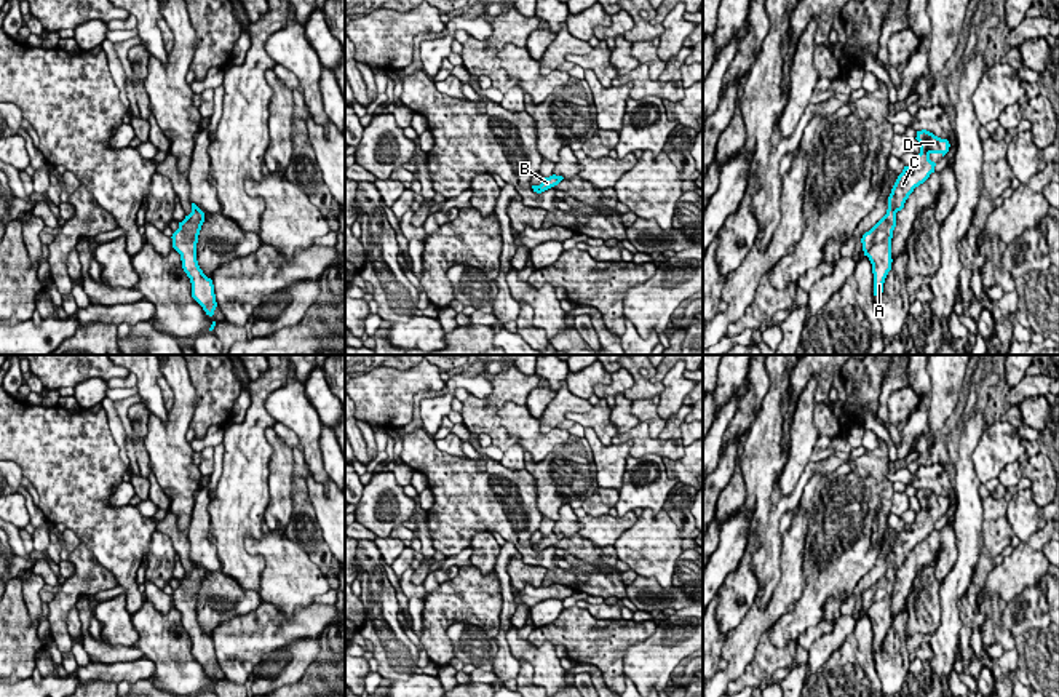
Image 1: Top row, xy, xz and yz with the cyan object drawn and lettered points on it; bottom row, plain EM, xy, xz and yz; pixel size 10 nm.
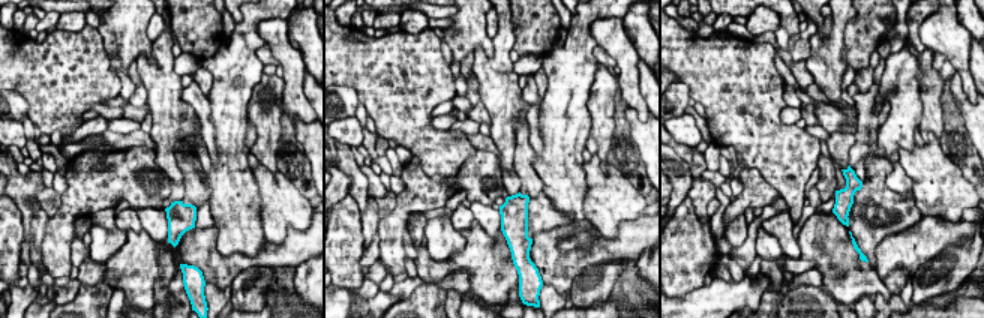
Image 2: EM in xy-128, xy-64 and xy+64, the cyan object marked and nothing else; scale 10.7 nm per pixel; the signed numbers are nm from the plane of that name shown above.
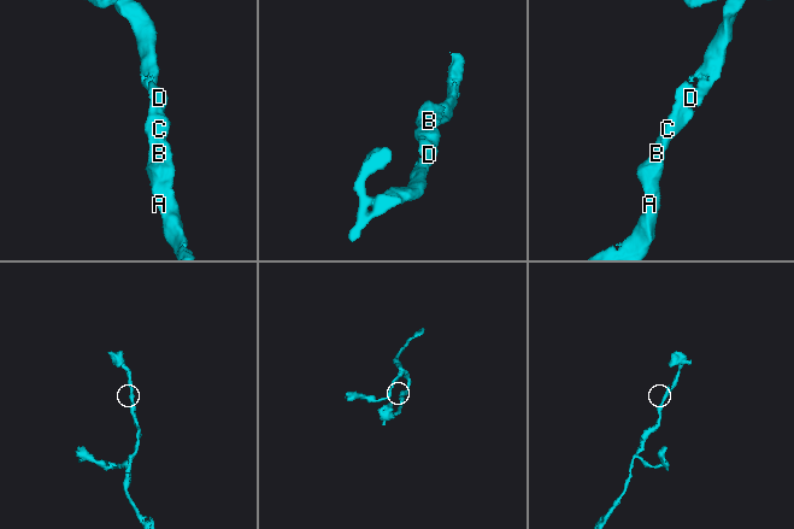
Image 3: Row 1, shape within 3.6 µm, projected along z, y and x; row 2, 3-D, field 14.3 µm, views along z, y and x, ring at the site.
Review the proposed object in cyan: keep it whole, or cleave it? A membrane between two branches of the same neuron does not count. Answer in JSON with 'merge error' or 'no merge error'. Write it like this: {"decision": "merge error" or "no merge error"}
{"decision": "no merge error"}

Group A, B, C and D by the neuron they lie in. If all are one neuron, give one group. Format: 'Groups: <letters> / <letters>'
Groups: A B C D

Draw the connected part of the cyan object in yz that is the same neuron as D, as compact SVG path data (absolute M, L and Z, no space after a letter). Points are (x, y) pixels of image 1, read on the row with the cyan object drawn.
M926 129L917 131L915 139L918 141L920 153L915 155L915 161L910 166L904 166L898 176L888 197L886 214L861 238L864 256L867 256L872 264L874 296L883 293L885 278L891 270L891 238L896 227L896 213L904 208L914 189L934 173L936 163L930 160L930 155L941 153L944 157L950 147L947 139L941 139Z

